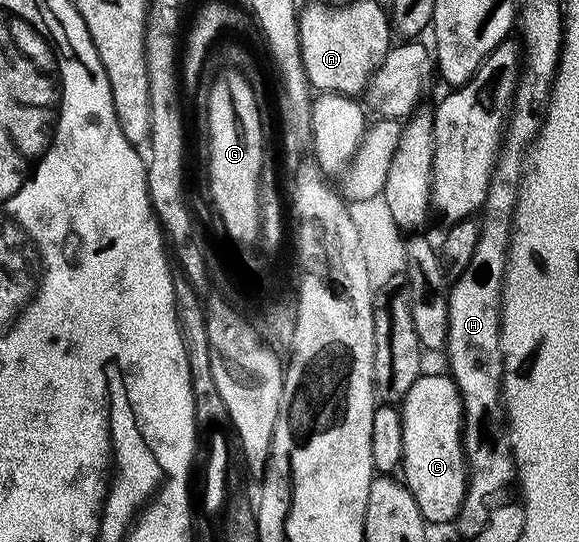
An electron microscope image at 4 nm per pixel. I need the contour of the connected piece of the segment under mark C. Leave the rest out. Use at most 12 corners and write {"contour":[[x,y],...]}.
{"contour":[[419,375],[400,404],[400,475],[427,524],[464,504],[462,398]]}

